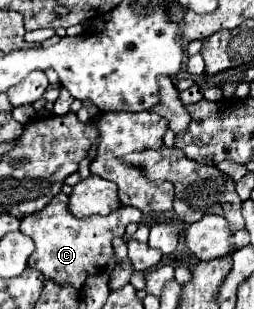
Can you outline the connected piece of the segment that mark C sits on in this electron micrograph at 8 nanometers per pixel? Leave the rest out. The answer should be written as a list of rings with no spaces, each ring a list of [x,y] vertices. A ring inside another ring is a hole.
[[[55,195],[41,211],[21,219],[21,233],[33,239],[35,253],[29,257],[29,267],[41,271],[45,281],[55,281],[65,287],[71,285],[81,289],[85,279],[103,273],[107,261],[113,257],[113,237],[123,237],[129,223],[141,223],[143,213],[133,207],[121,207],[107,217],[93,215],[87,219],[77,219],[67,209],[67,195]]]

